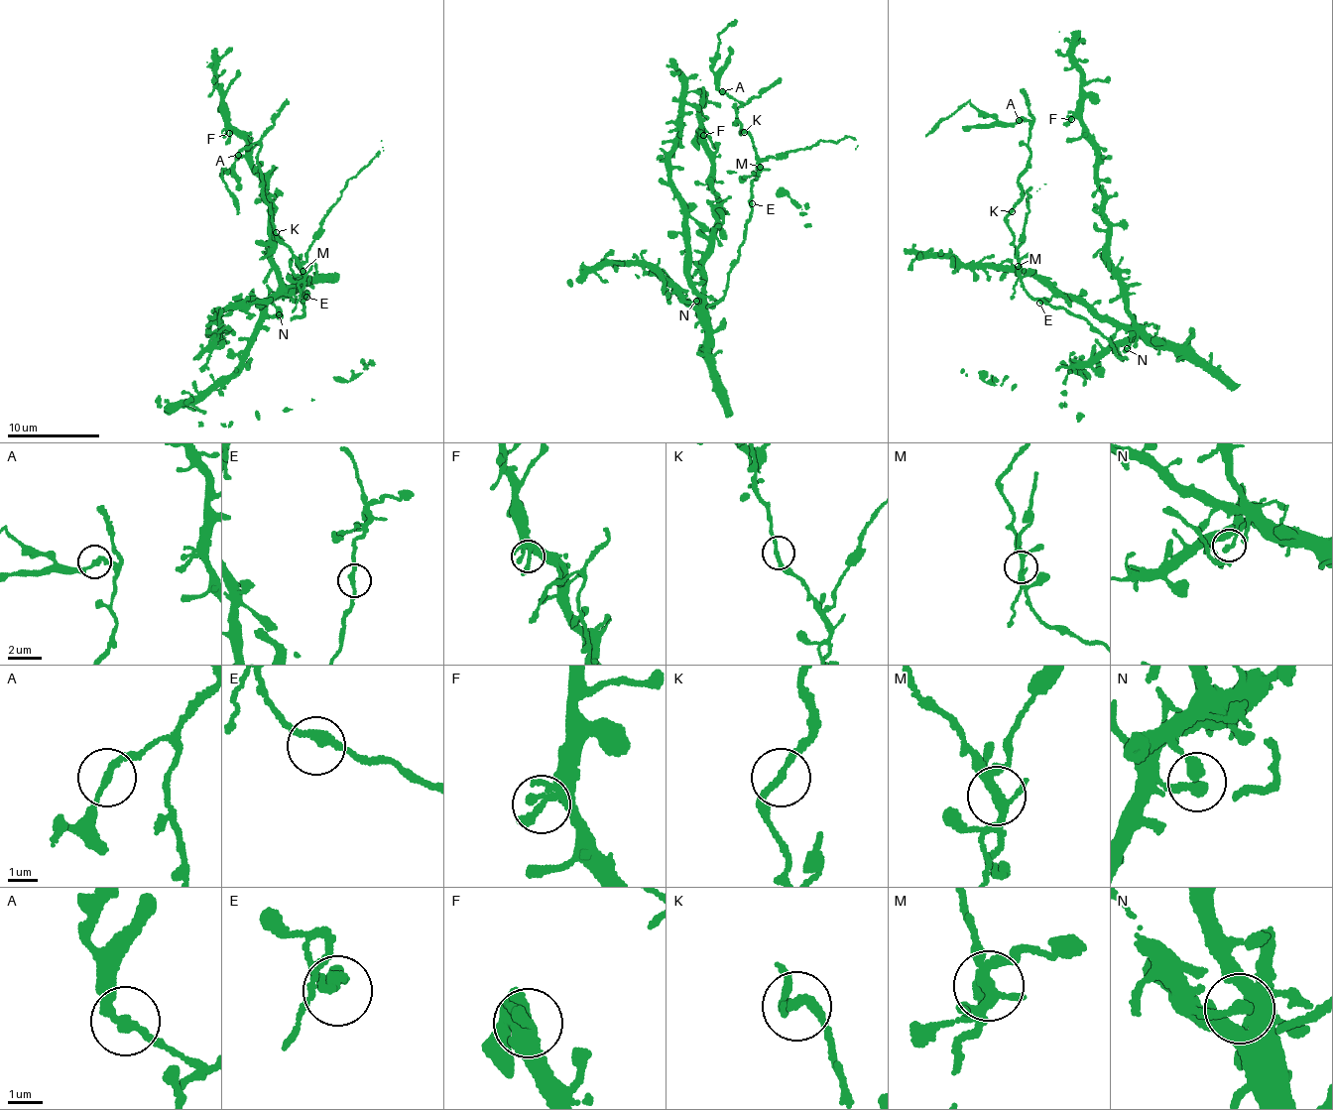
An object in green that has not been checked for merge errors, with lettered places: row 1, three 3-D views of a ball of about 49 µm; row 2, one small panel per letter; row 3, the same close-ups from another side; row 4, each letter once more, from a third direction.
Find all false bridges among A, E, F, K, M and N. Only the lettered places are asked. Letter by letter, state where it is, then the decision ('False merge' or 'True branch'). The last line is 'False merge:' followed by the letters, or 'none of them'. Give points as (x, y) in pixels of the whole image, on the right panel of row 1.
A: Place: (1019, 120). False merge
E: Place: (1039, 303). True branch
F: Place: (1071, 119). True branch
K: Place: (1012, 211). True branch
M: Place: (1018, 266). False merge
N: Place: (1127, 348). True branch
False merge: A, M

